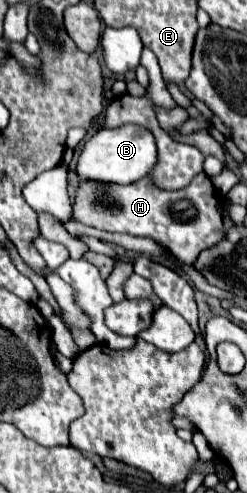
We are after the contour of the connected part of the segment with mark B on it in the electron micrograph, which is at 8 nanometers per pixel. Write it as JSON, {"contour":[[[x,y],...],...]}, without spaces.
{"contour":[[[125,125],[117,129],[103,129],[87,139],[79,163],[77,163],[77,177],[79,183],[83,181],[97,181],[97,183],[117,183],[117,185],[129,185],[133,181],[139,181],[147,175],[147,171],[157,161],[157,147],[153,141],[153,135],[137,125]]]}

